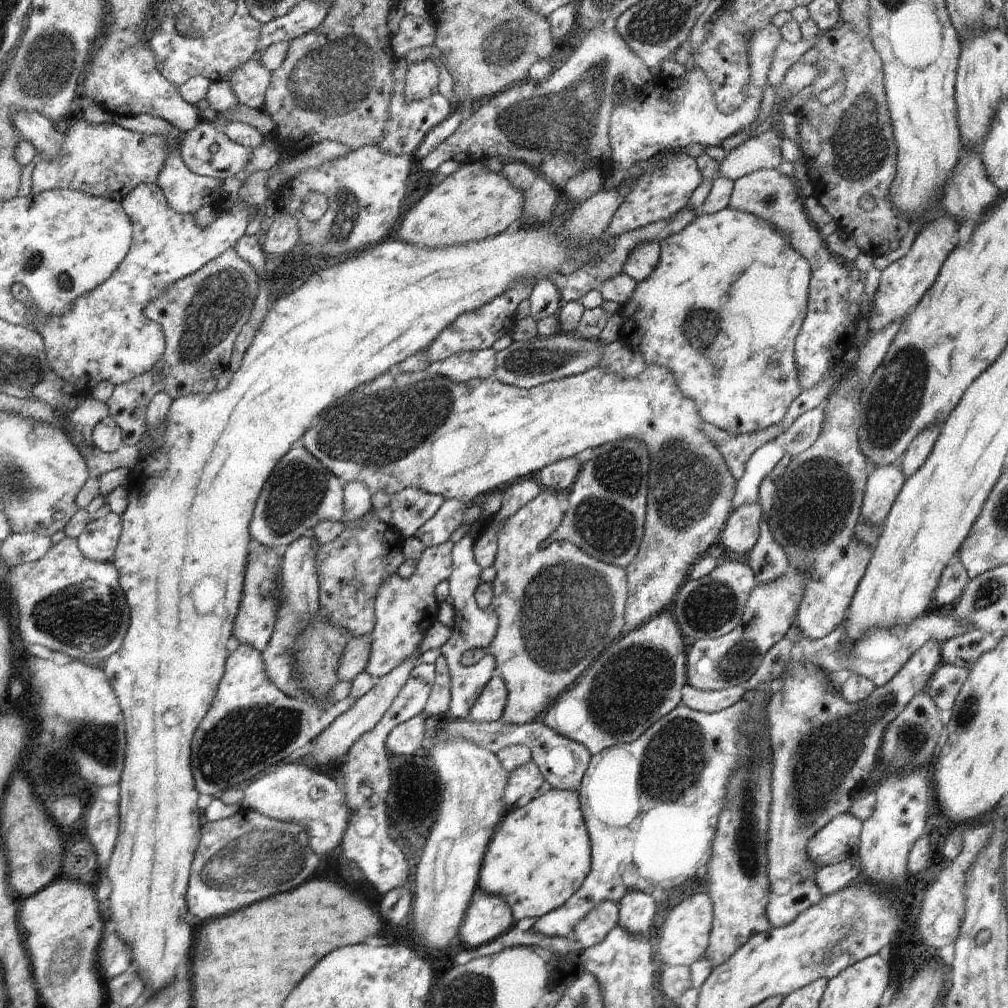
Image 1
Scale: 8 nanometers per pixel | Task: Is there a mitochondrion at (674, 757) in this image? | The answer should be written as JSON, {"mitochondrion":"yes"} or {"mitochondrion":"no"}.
{"mitochondrion":"yes"}

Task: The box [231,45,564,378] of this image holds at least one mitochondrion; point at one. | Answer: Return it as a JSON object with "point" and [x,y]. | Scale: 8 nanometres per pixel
{"point":[346,202]}

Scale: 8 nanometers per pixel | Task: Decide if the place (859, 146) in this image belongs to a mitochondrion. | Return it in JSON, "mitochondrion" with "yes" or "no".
{"mitochondrion":"yes"}

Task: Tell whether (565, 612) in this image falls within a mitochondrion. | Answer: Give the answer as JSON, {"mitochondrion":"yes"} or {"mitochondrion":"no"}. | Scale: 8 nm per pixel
{"mitochondrion":"yes"}

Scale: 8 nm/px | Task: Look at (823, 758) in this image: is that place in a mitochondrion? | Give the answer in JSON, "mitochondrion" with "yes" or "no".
{"mitochondrion":"yes"}

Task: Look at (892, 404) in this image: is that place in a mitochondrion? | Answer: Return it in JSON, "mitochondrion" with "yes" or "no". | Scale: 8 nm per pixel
{"mitochondrion":"yes"}

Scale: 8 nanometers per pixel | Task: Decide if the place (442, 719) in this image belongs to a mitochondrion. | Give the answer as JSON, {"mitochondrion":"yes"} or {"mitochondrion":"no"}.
{"mitochondrion":"no"}

